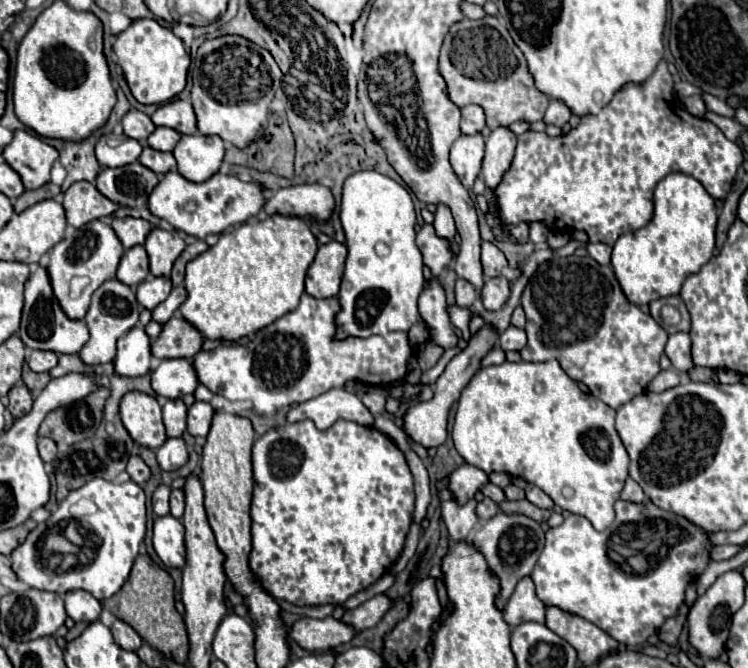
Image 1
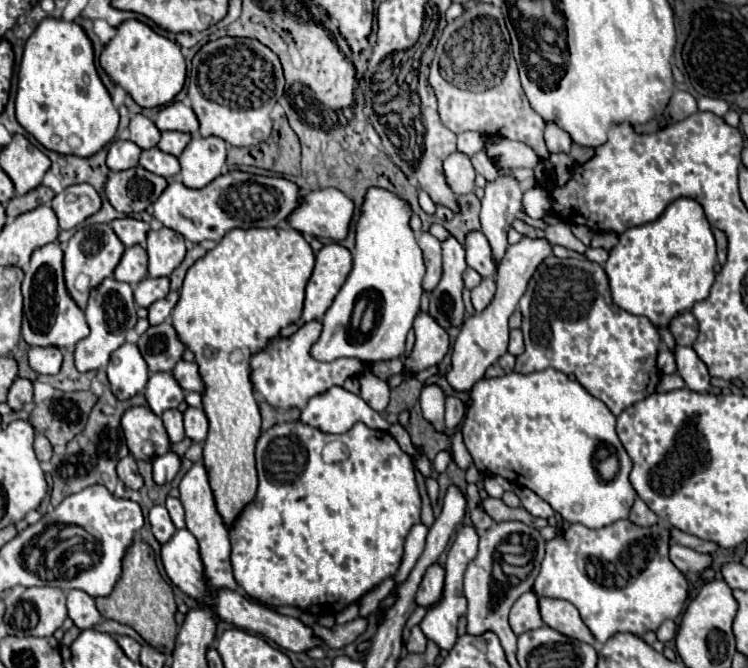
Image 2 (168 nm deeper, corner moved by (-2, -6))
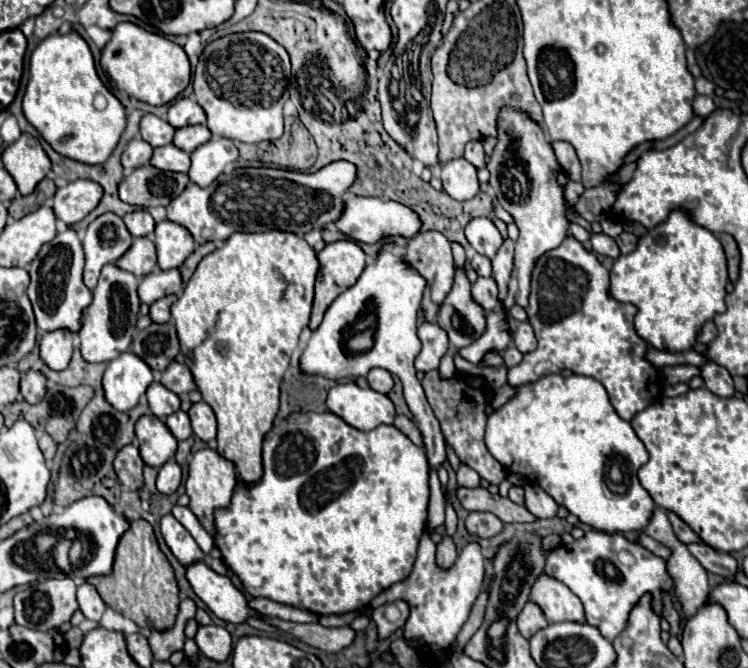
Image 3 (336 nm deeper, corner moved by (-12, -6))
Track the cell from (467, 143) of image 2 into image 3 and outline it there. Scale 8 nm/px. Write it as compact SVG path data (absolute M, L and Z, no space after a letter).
M470 141L470 143L466 145L464 159L466 159L466 161L470 161L476 169L482 169L482 167L486 165L486 155L484 155L482 143L480 143L480 141Z

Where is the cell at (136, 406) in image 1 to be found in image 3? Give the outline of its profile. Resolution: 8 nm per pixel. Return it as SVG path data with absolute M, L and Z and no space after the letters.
M144 415L136 423L136 437L140 443L140 457L150 467L162 467L176 453L176 439L162 419Z

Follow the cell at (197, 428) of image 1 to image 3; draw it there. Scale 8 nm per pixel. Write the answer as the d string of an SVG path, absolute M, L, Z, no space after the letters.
M204 401L192 403L188 415L190 415L192 431L194 431L196 437L200 437L206 443L216 437L216 417L214 417L212 409Z

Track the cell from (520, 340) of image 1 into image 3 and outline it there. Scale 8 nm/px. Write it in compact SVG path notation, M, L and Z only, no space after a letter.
M528 321L518 323L518 327L516 327L516 331L514 331L514 345L516 345L522 353L528 353L528 351L534 351L534 349L536 349L536 337L534 337L532 325L530 325Z

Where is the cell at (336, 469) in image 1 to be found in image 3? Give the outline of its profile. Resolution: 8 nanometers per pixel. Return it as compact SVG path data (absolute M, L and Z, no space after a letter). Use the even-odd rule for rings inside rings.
M330 411L322 413L290 413L282 423L274 425L272 431L264 437L262 443L262 477L256 483L242 483L234 487L234 495L228 507L214 511L214 545L220 549L226 567L242 581L246 593L250 597L266 597L284 605L292 605L298 609L308 609L316 615L344 615L366 607L378 593L388 589L390 585L404 581L416 561L416 549L422 533L426 531L426 515L428 515L428 459L426 453L416 447L400 429L394 425L380 425L372 431L360 431L352 425L344 423L338 415ZM332 445L340 447L338 457L332 453Z

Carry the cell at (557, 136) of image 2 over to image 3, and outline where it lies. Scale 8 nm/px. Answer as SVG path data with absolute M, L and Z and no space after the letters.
M556 141L552 145L554 145L554 153L558 157L558 163L562 165L562 171L568 175L568 179L580 181L580 161L576 157L574 147L566 141Z

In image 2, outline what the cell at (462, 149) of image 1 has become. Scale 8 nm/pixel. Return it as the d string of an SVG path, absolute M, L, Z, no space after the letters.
M454 151L446 161L444 161L444 173L446 173L446 183L452 187L456 195L466 195L474 191L474 167L468 155L462 155L462 151Z

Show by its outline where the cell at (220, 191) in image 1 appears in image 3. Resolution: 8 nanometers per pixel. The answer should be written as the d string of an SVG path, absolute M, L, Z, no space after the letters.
M334 161L316 173L300 173L300 171L288 171L288 169L234 169L230 173L220 175L222 179L216 179L216 183L208 187L196 187L196 183L188 183L188 187L166 207L168 219L186 227L196 243L216 241L216 239L228 239L236 231L244 233L256 233L256 231L290 231L298 237L304 237L312 229L324 229L326 225L336 223L344 211L344 193L352 187L356 181L356 167L348 161Z

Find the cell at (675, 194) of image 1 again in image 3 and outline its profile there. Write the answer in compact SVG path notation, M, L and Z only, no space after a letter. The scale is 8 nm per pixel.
M672 211L668 221L660 223L658 227L650 229L636 247L636 251L628 255L620 255L614 261L610 271L610 293L616 301L632 303L638 307L634 317L636 333L654 349L670 351L670 353L684 353L694 347L700 327L710 321L714 315L724 313L724 297L726 297L726 255L720 241L704 227L696 225L684 211Z

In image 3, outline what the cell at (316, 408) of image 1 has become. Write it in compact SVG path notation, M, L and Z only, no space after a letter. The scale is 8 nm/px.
M354 381L338 383L328 391L328 411L342 417L348 425L370 431L378 425L392 425L394 403L388 395L380 395L370 387L358 387Z

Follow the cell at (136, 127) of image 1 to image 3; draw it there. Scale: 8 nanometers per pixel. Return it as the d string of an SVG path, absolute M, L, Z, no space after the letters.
M144 115L142 121L140 121L140 133L142 133L142 139L148 141L152 147L162 147L162 145L168 145L172 143L174 139L174 127L156 117L156 115Z

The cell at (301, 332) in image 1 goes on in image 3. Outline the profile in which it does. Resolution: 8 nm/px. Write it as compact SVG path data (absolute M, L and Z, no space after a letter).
M174 361L162 373L160 383L164 383L164 387L172 389L176 395L182 395L182 393L188 393L188 391L196 389L194 379L192 379L188 367L186 365L180 365L180 363L174 363Z

